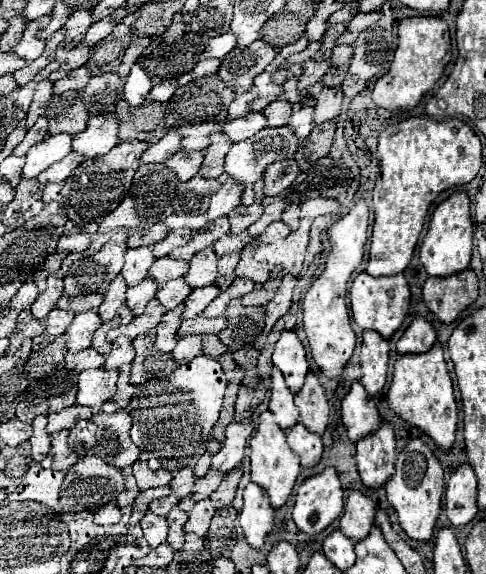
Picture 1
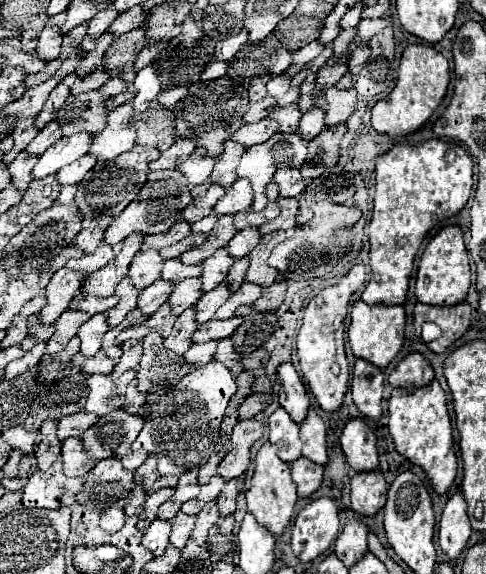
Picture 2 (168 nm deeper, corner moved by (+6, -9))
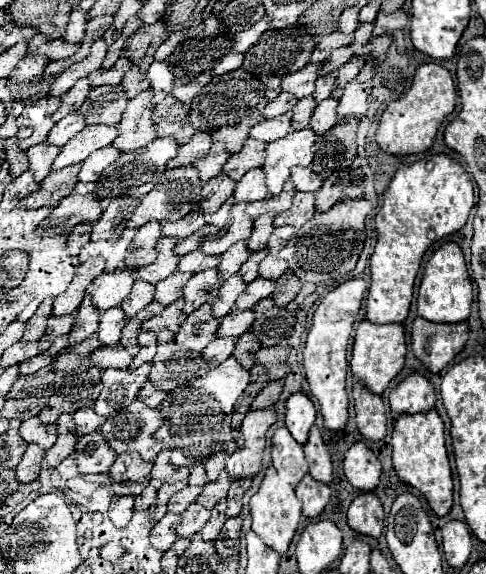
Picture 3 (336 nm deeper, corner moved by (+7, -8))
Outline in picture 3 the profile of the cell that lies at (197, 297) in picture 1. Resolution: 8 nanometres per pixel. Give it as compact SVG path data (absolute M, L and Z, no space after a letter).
M241 275L229 277L229 279L221 285L221 291L219 291L219 295L217 295L215 303L213 303L213 315L225 317L225 315L233 309L237 297L245 291L245 287L247 287L247 285L243 283Z

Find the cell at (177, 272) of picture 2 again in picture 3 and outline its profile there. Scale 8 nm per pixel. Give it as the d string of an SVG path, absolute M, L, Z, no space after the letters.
M197 249L197 251L191 251L189 255L183 255L177 269L199 273L199 271L205 271L209 267L217 267L219 263L221 263L221 255L205 255L201 249Z

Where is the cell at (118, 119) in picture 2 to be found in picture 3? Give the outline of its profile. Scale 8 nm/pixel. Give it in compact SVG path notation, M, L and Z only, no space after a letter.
M147 89L129 101L127 111L119 123L121 135L113 141L113 147L127 153L145 147L147 143L157 139L155 121L153 121L155 103L151 99L153 99L153 91Z

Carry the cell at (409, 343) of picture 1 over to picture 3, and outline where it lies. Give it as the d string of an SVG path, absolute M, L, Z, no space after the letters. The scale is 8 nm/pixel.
M409 375L401 381L389 395L389 405L393 413L393 421L399 419L403 413L427 413L435 407L437 395L433 385L423 375Z

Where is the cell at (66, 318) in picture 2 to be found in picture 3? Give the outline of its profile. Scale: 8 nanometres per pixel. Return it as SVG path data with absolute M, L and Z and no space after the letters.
M87 295L87 297L83 299L81 307L79 307L77 313L75 313L75 319L77 319L77 321L75 321L75 325L73 325L73 331L69 333L71 345L75 345L75 343L87 339L87 337L93 335L93 333L97 331L97 327L99 327L99 309L95 307L91 295Z

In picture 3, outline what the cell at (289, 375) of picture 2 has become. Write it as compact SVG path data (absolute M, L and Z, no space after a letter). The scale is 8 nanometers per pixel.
M295 393L285 403L285 427L293 435L297 443L305 443L309 439L309 431L315 425L315 407L305 393Z

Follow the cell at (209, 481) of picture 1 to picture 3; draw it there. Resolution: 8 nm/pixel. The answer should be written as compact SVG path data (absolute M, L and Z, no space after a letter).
M223 471L217 481L211 481L211 483L207 483L207 485L203 487L203 493L199 495L197 503L203 505L203 507L207 507L207 509L213 509L221 499L227 497L227 491L229 491L231 481L233 481L233 477Z

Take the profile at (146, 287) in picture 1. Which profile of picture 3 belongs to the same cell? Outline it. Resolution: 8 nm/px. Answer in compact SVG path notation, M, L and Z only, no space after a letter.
M175 271L173 275L169 275L167 279L163 279L161 283L157 283L157 293L155 293L155 301L159 301L161 305L171 305L173 301L177 301L183 295L183 287L185 283L191 279L193 273L183 273L183 271Z

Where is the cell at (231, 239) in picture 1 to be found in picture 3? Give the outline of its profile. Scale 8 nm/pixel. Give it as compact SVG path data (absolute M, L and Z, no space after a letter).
M267 211L263 213L261 217L255 219L255 227L253 227L253 233L251 237L247 239L249 243L249 251L261 251L267 247L267 241L269 241L269 235L273 231L273 221L277 217L277 211Z

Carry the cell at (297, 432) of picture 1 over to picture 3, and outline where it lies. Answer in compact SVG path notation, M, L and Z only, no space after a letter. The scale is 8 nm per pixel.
M307 475L295 487L295 493L297 493L299 501L303 503L303 515L311 517L311 519L319 517L331 499L331 489L325 487L323 483L317 483L311 475Z

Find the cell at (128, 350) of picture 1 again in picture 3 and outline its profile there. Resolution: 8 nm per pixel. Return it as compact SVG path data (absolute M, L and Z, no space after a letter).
M141 331L139 335L139 343L141 343L141 351L133 357L133 363L131 363L131 371L135 371L137 367L141 367L143 363L151 361L155 357L155 351L157 351L157 335L151 333L151 331Z

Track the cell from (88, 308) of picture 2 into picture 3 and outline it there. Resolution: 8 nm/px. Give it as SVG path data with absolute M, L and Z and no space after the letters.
M119 267L117 271L103 271L89 287L87 295L93 295L93 301L97 303L99 311L111 309L115 305L121 305L121 301L129 295L133 273L137 267Z

